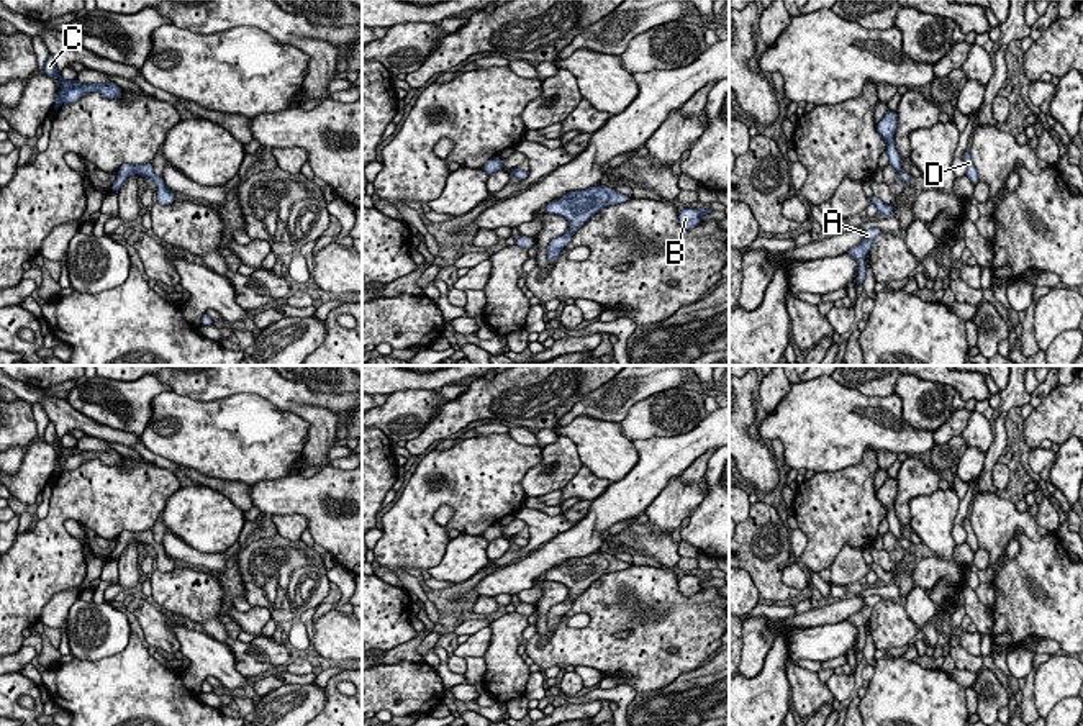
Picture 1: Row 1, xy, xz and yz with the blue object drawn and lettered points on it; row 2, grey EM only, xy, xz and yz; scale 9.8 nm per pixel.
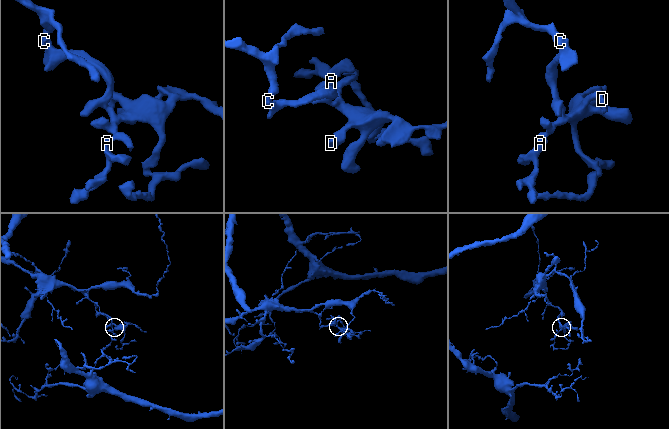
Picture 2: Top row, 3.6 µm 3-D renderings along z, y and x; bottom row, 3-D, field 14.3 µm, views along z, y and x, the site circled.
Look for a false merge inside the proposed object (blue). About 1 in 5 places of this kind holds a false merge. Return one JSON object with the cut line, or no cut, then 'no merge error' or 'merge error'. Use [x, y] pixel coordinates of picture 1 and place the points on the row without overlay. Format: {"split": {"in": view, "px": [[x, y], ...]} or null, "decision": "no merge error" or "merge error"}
{"split": null, "decision": "no merge error"}

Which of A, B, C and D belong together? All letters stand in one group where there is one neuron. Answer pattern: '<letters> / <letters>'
A B C D

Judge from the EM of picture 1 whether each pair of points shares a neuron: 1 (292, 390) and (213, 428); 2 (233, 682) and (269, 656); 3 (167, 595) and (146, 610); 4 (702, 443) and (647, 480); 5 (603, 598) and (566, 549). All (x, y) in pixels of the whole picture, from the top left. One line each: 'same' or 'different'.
1: different
2: different
3: different
4: same
5: different

